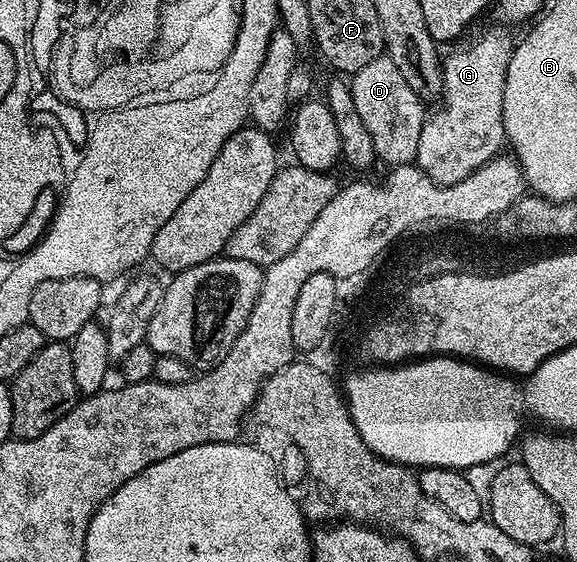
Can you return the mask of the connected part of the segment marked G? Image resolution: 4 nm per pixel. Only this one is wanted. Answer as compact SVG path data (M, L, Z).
M483 31L476 39L462 43L451 49L456 51L448 55L446 52L443 59L440 107L424 118L415 154L415 163L420 169L443 187L469 177L469 173L496 158L502 152L499 150L505 147L503 90L513 39L503 31Z

